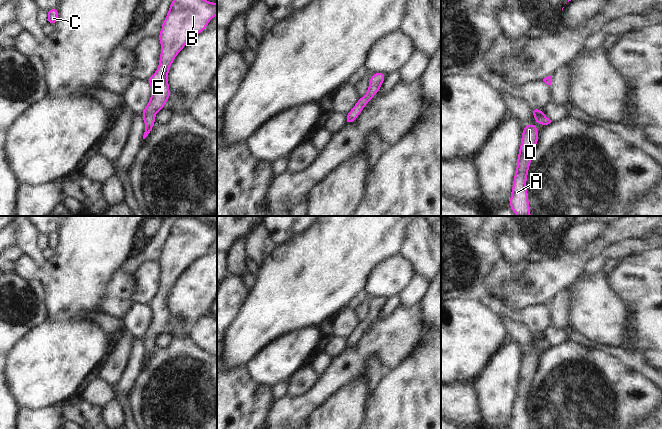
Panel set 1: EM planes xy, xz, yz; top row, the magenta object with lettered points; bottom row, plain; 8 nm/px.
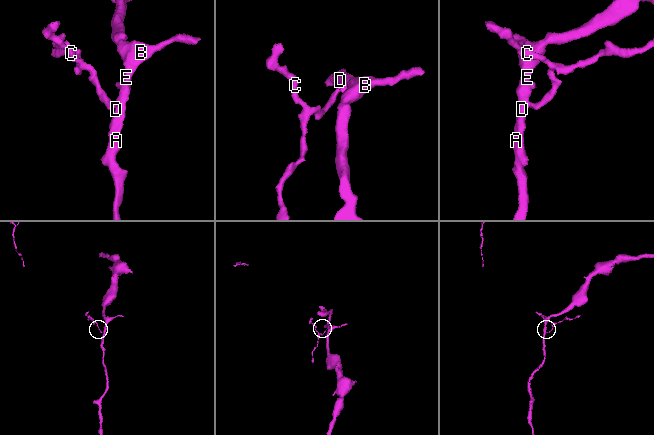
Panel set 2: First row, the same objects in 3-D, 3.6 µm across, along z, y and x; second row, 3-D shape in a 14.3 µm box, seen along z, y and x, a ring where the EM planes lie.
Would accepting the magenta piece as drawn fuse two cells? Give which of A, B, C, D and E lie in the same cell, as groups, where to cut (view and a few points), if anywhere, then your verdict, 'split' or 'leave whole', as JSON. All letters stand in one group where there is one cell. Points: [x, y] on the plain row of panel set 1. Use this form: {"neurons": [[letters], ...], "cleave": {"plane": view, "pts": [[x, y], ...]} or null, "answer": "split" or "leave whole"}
{"neurons": [["A", "B", "C", "D", "E"]], "cleave": null, "answer": "leave whole"}

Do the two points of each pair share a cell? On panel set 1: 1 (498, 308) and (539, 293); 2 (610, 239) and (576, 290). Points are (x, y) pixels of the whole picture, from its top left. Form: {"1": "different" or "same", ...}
{"1": "different", "2": "different"}

